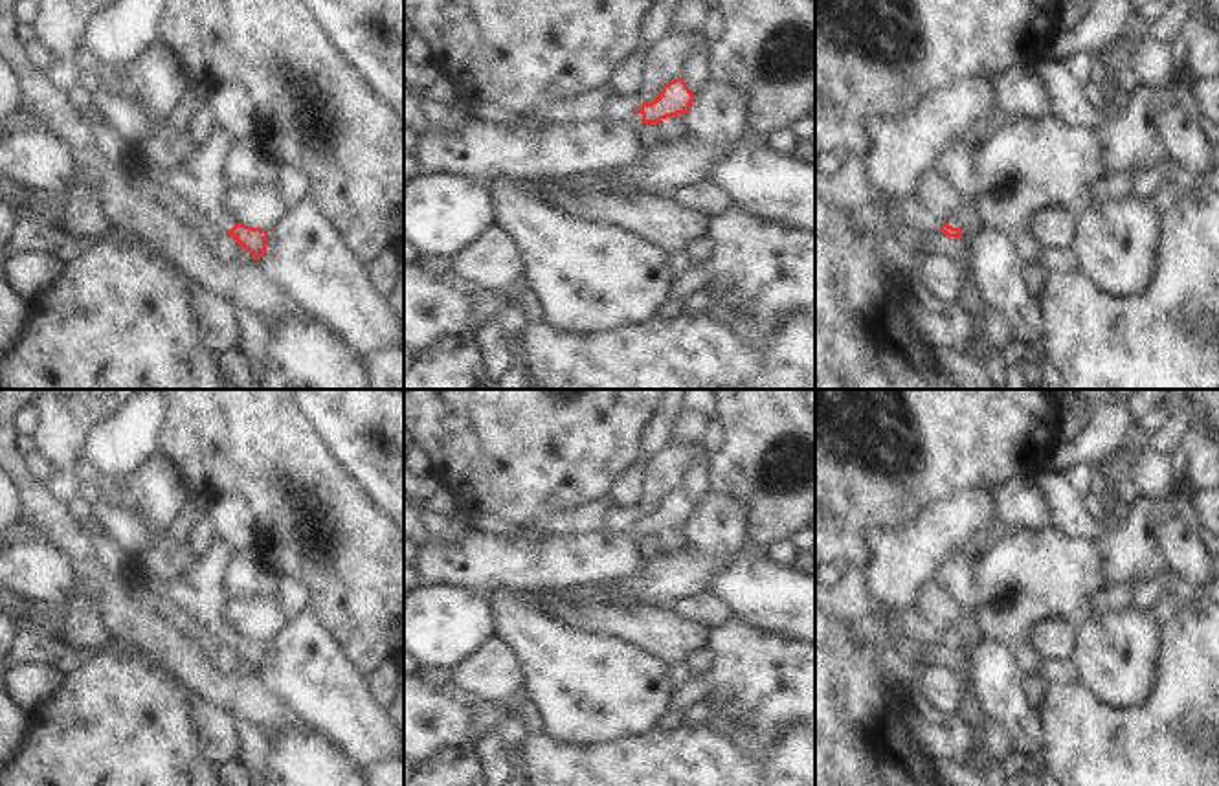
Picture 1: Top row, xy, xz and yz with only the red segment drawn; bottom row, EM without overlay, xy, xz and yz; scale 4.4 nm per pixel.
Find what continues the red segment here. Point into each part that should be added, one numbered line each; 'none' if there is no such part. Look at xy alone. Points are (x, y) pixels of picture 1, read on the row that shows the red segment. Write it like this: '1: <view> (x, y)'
1: xy (204, 180)

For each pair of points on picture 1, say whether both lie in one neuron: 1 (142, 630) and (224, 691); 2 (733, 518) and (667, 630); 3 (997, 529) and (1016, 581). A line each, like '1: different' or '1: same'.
1: same
2: different
3: different

